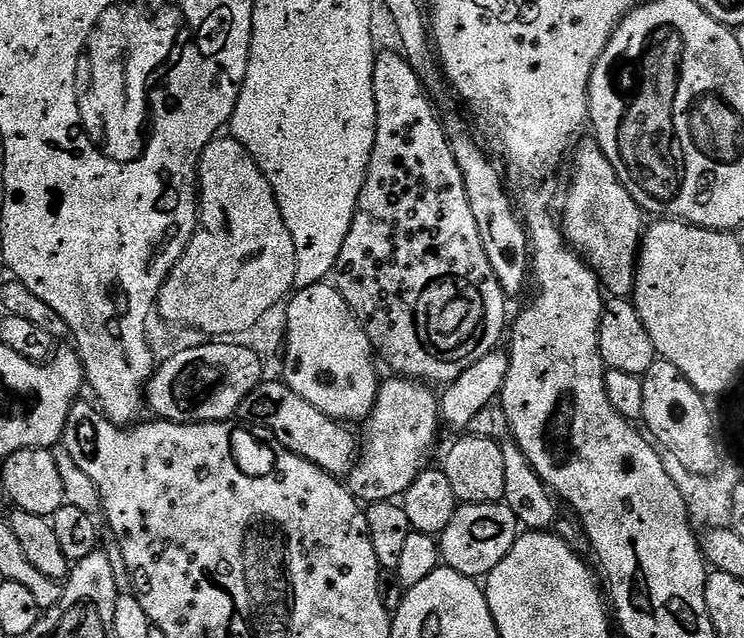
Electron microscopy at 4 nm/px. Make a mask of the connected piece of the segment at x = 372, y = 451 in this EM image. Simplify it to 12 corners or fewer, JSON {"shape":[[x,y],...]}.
{"shape":[[385,379],[346,477],[365,505],[403,497],[442,429],[427,383]]}

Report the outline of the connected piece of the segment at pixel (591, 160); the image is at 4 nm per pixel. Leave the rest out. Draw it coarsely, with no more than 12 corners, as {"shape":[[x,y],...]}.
{"shape":[[595,139],[575,156],[564,239],[609,297],[631,297],[640,203]]}

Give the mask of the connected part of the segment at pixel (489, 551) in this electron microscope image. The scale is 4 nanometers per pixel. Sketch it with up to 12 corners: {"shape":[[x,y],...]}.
{"shape":[[460,504],[438,537],[458,574],[487,578],[522,526],[508,504]]}

